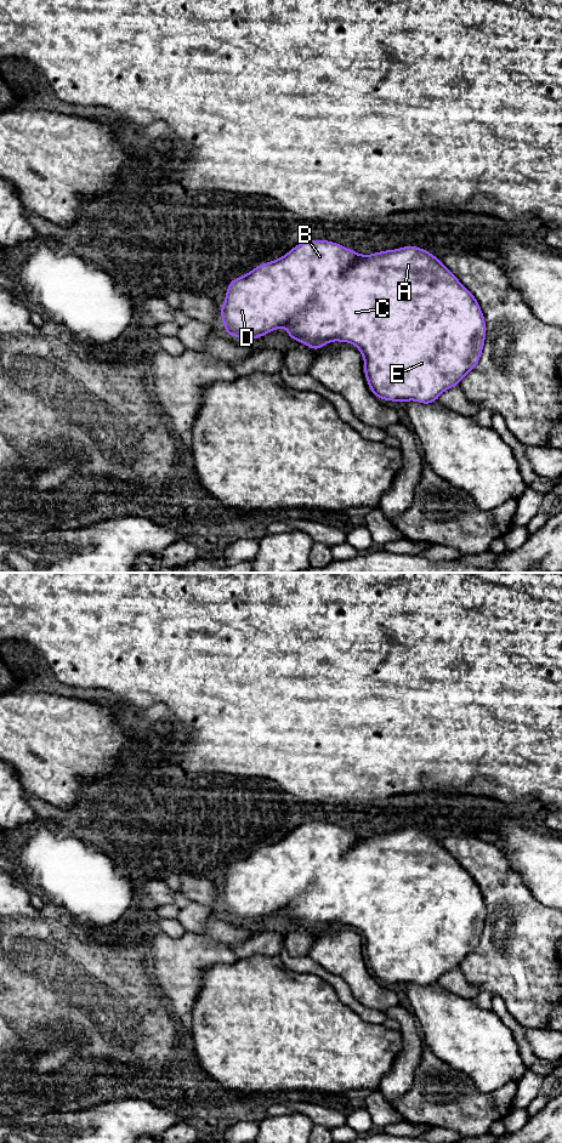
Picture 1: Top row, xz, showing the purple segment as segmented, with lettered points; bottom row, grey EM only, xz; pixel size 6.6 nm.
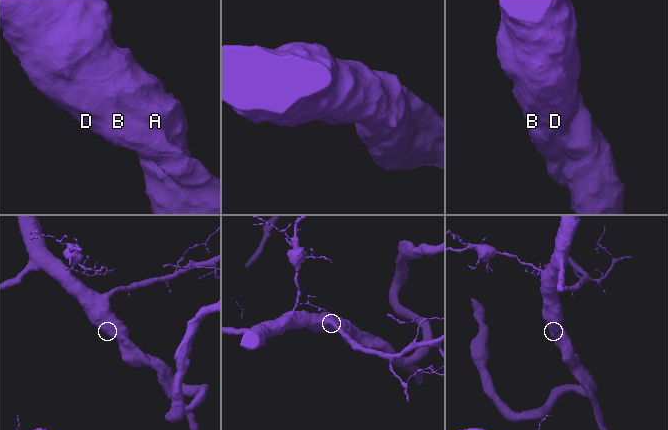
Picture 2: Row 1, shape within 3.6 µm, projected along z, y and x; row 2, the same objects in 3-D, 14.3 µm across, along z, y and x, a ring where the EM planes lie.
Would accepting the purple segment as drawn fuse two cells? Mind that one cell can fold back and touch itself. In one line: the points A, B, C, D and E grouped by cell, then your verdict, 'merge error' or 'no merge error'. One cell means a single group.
A B C D E | no merge error

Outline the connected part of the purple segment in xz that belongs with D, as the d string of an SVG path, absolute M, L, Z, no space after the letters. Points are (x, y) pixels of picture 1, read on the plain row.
M307 823L293 830L283 840L268 846L261 846L248 857L231 863L220 895L225 912L234 920L250 919L252 922L256 922L265 916L269 916L272 912L286 910L290 921L294 921L314 933L333 923L356 927L364 940L364 955L371 974L379 982L402 985L415 983L422 986L430 986L436 984L444 973L460 967L464 959L478 946L486 922L486 903L475 878L458 863L441 842L419 829L404 829L371 837L359 837L357 834L341 829L337 825L328 823Z

